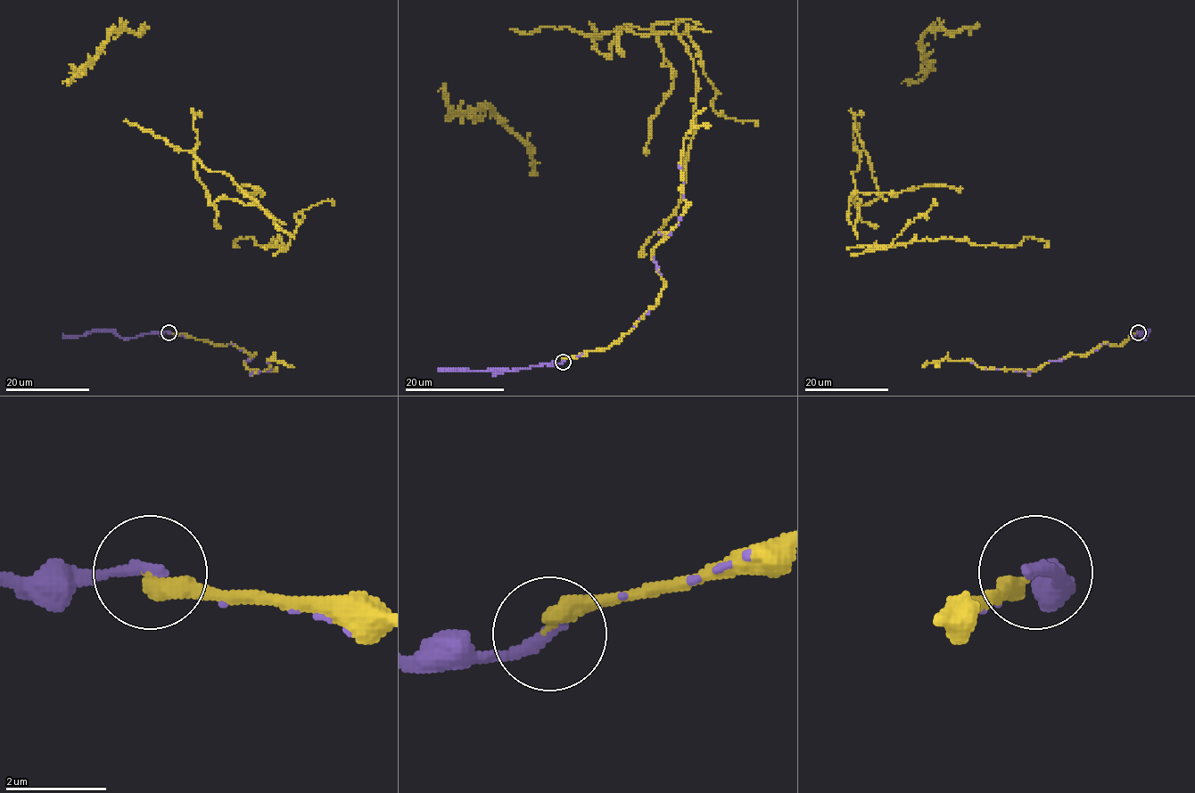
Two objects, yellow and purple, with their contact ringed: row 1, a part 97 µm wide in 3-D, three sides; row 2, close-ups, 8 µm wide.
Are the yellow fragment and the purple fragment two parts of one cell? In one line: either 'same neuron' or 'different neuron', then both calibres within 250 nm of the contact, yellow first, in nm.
same neuron | 320/280 nm

